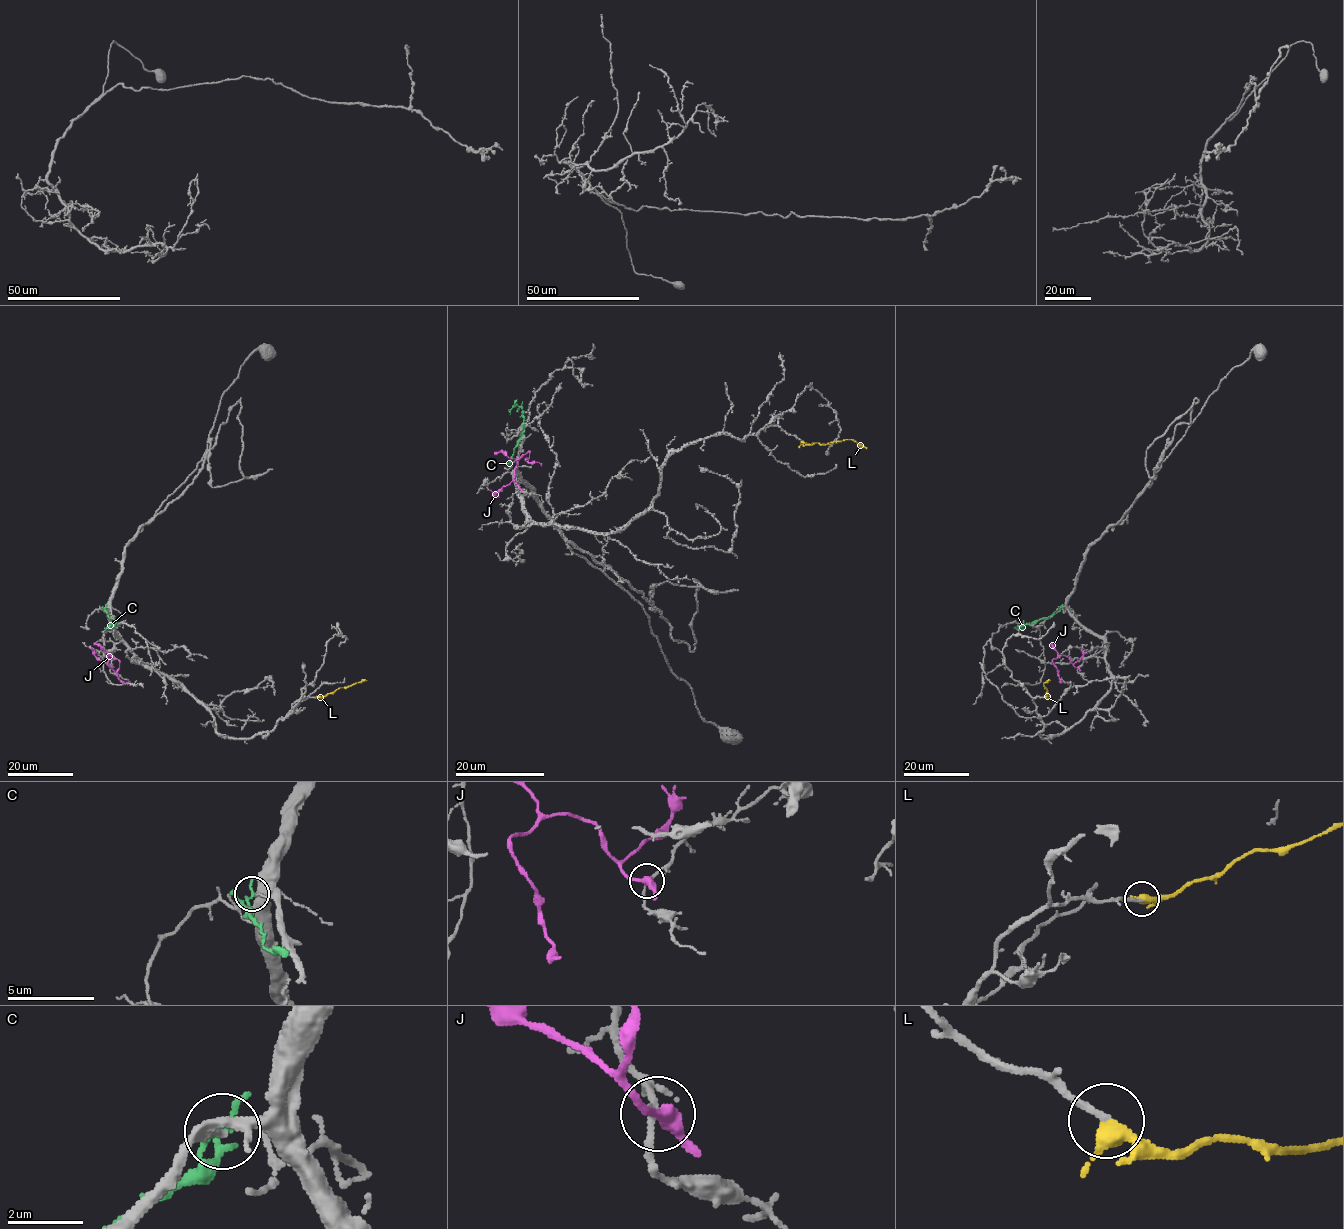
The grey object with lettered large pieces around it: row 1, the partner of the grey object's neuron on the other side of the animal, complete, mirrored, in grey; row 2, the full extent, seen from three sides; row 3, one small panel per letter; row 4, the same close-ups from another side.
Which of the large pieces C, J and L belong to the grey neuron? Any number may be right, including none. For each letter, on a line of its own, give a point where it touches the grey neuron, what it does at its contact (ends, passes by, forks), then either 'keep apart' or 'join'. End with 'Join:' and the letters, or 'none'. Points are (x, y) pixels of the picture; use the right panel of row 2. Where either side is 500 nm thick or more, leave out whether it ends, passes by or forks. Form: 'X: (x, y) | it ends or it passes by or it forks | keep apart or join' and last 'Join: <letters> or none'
C: (1061, 607) | it ends | keep apart
J: (1078, 667) | it passes by | keep apart
L: (1044, 697) | it passes by | join
Join: L

